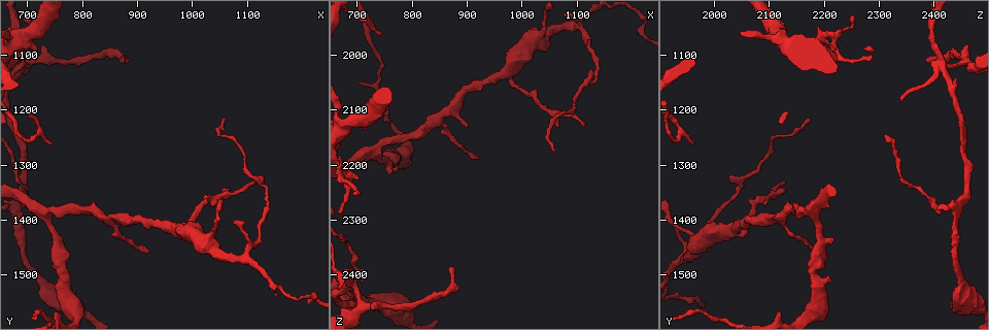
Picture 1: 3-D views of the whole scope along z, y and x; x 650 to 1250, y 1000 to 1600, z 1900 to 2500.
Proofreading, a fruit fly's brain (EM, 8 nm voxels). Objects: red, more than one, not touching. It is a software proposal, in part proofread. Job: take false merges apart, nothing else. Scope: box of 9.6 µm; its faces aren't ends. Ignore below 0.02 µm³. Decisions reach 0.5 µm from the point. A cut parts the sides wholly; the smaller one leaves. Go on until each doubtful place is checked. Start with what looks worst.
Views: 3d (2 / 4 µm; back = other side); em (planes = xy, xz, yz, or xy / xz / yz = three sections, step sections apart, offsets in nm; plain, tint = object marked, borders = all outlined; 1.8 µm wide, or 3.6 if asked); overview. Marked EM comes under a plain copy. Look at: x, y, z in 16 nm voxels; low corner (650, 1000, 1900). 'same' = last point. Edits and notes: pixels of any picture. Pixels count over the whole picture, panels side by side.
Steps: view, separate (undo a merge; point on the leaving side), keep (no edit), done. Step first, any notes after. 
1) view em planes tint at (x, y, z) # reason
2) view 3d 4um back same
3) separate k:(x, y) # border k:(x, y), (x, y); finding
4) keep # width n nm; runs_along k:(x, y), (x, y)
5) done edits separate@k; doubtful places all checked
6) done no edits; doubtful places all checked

view 3d 2um at (690, 1125, 2420) # looks like a crossing

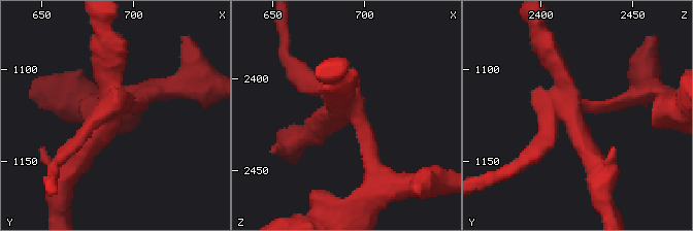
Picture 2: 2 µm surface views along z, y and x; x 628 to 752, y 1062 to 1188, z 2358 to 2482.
view em xy step 8 tint at (691, 1121, 2418) # arms 4; need the tissue

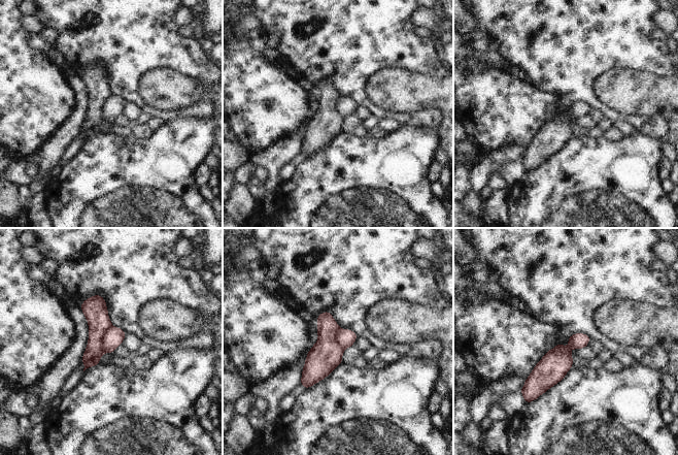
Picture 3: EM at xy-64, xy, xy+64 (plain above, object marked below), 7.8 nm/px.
view em planes borders same # cut it another way

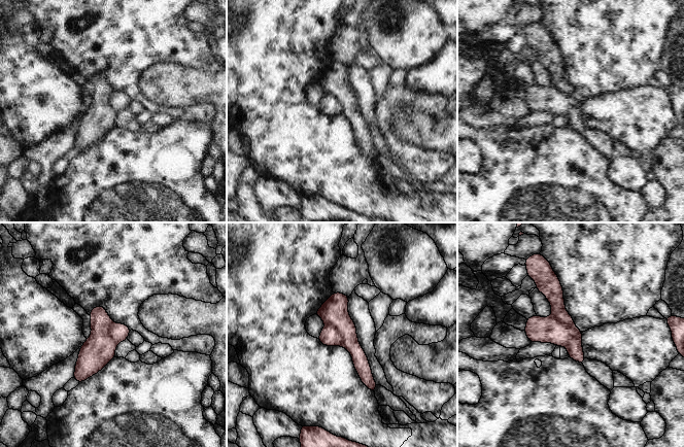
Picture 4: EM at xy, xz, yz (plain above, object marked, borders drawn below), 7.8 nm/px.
separate 4:(334, 312) # part_leaving 4:(336, 295), (336, 315), (372, 387); a second neuron is stuck on

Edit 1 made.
view em xy step 8 tint at (735, 1385, 2175) # arms part here

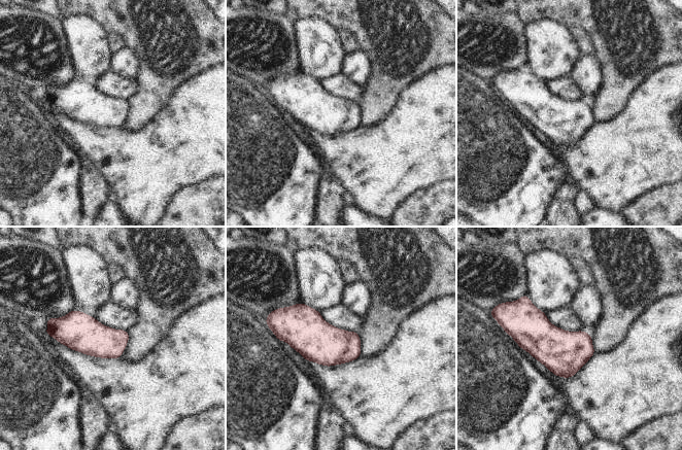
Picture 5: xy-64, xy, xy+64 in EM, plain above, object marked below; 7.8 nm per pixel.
view em planes borders same # cut it another way

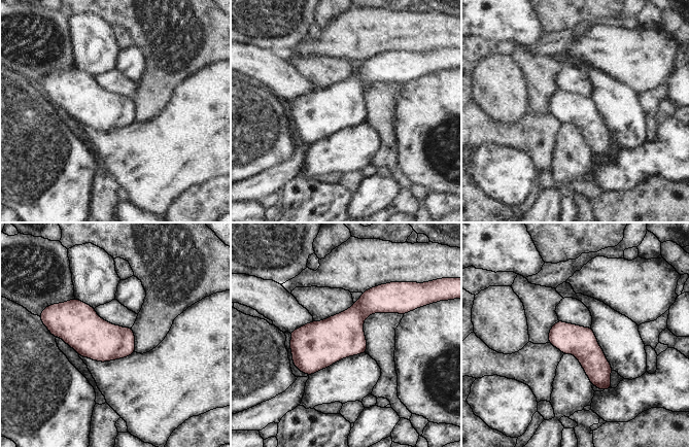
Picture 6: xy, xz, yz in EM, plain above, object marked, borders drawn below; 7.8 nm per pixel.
keep # all the same neuron

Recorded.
view 3d 2um at (695, 1075, 2120) # three arms meet

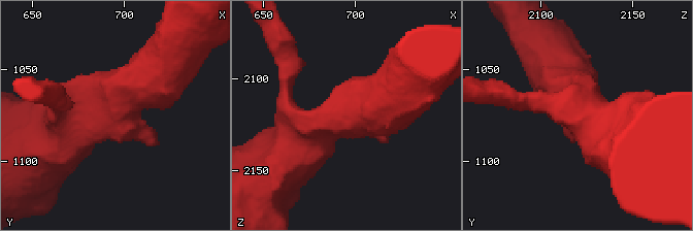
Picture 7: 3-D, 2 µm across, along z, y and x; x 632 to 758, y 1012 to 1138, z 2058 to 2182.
view em xz step 4 tint at (696, 1077, 2121)

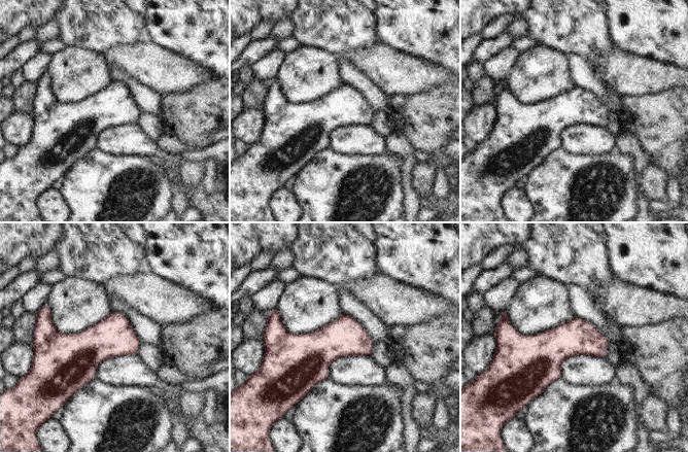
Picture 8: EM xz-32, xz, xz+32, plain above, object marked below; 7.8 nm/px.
view em planes tint same # cut it another way

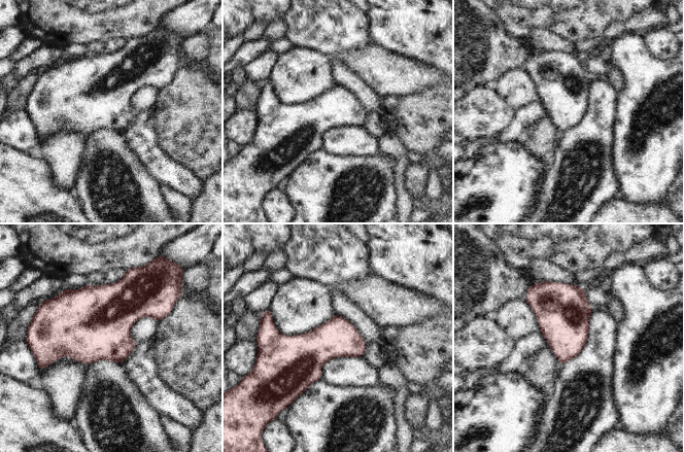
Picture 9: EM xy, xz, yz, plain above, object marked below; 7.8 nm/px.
keep # arms 3; arm_widths 180, 480, 600 nm; one neuron here

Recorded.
view em xz step 16 tint at (845, 1400, 2115) # thick turns thin

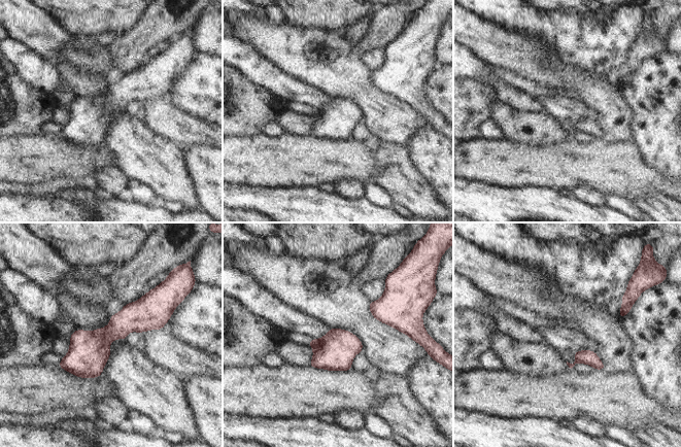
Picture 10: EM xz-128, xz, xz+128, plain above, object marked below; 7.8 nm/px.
view em planes borders same

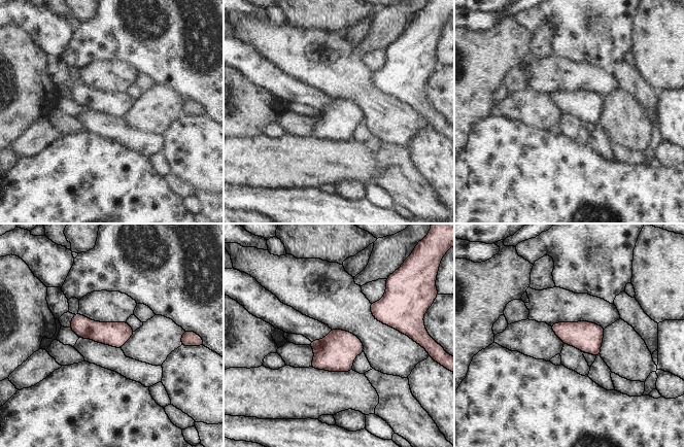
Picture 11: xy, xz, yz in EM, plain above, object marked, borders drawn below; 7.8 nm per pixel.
keep # width 190 nm; one neuron here

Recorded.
view em planes tint at (1090, 1470, 1950) # three arms meet

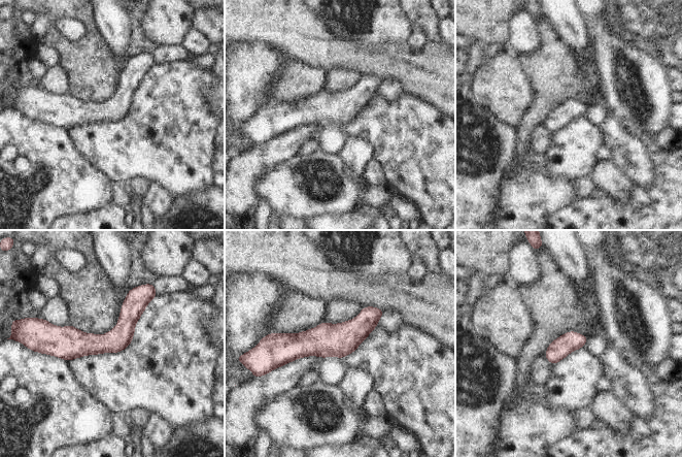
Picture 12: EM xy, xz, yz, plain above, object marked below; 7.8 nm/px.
keep # continuous, no second neuron

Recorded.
done edits separate@4; doubtful places all checked

